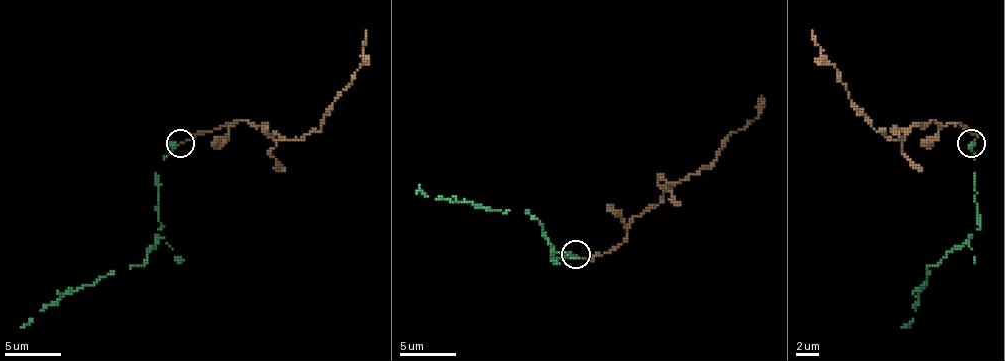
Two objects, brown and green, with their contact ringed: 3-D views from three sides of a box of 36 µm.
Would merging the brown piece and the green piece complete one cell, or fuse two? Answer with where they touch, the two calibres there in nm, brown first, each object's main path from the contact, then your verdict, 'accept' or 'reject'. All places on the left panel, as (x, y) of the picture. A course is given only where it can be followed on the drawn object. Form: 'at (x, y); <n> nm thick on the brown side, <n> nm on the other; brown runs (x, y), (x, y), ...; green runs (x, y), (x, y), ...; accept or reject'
at (180, 143); 110 nm thick on the brown side, 400 nm on the other; brown runs (181, 142), (240, 120), (265, 126), (276, 140), (301, 140), (318, 131), (326, 109), (363, 64), (366, 30); green runs (178, 145), (155, 173), (161, 226), (147, 260), (108, 274), (91, 285), (66, 291), (24, 327); accept

